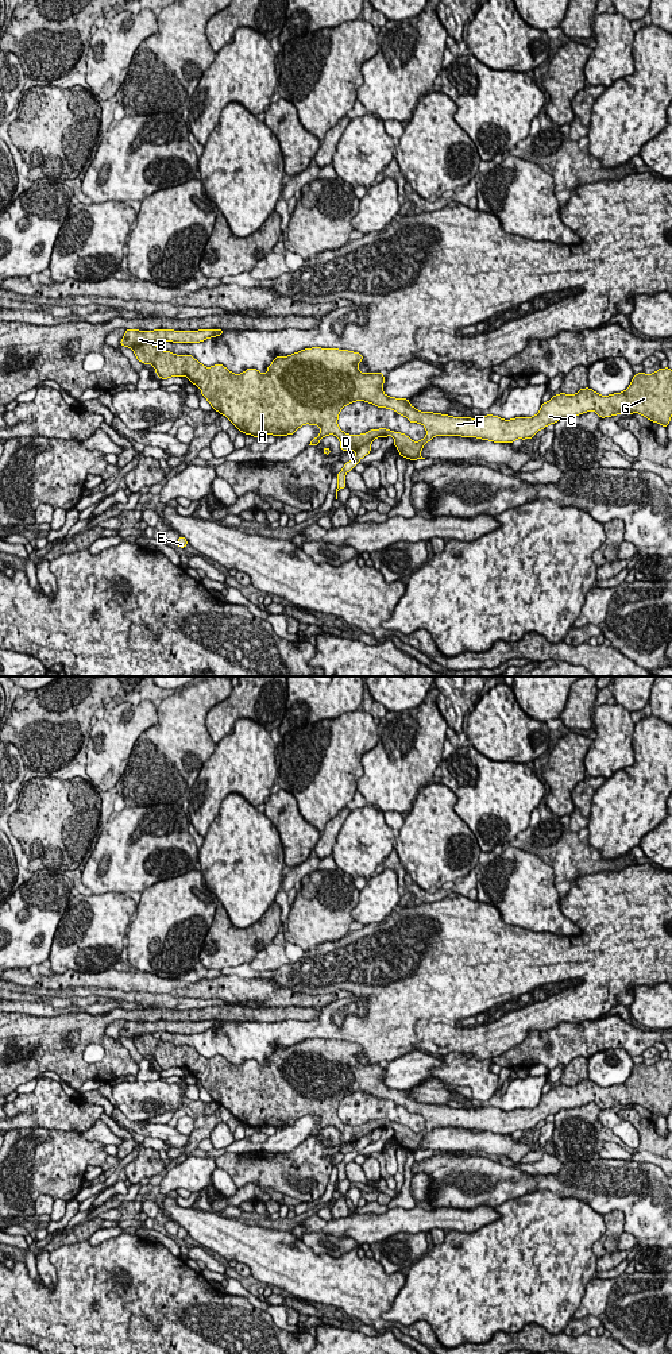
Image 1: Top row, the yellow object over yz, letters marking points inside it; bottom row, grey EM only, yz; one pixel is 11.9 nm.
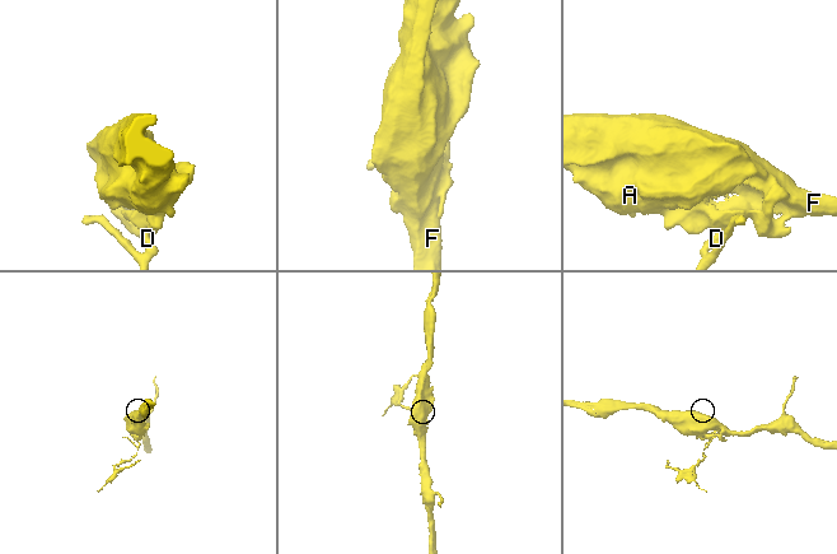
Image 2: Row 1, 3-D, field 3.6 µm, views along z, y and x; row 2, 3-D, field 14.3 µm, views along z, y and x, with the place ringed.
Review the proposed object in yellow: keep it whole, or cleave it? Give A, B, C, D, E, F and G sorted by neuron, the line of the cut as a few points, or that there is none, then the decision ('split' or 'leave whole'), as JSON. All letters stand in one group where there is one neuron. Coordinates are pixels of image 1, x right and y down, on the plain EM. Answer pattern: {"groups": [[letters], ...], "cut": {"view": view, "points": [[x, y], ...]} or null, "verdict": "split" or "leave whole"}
{"groups": [["A", "B", "C", "F", "G"], ["D", "E"]], "cut": {"view": "yz", "points": [[371, 1131], [356, 1142]]}, "verdict": "split"}

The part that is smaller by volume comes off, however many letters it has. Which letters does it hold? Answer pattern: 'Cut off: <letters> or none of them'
Cut off: D, E

